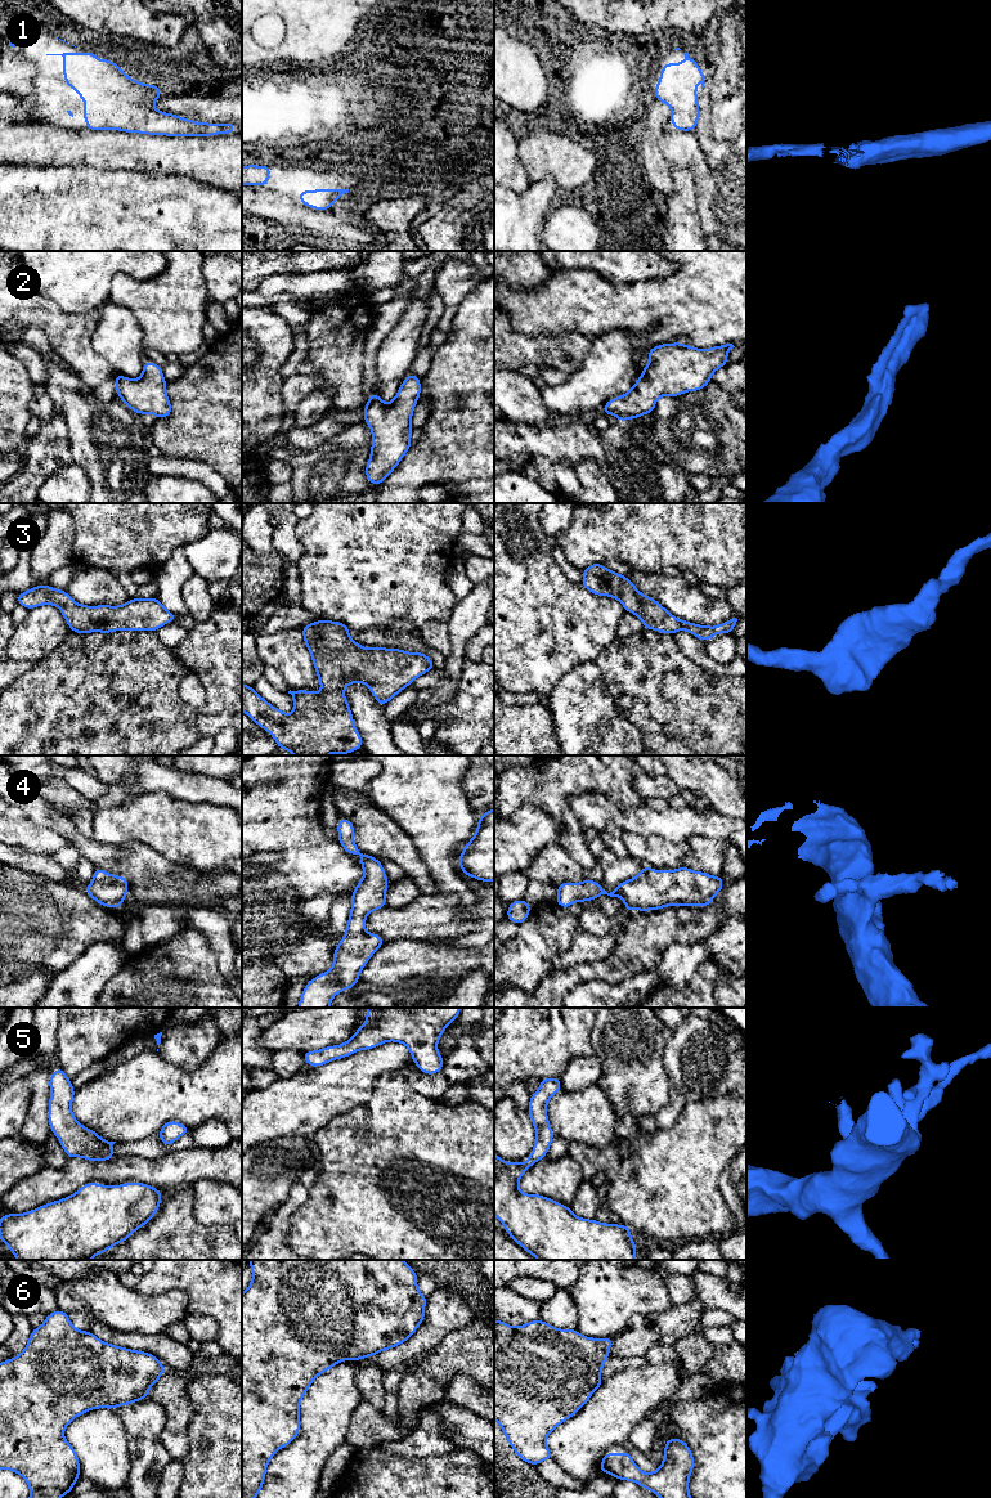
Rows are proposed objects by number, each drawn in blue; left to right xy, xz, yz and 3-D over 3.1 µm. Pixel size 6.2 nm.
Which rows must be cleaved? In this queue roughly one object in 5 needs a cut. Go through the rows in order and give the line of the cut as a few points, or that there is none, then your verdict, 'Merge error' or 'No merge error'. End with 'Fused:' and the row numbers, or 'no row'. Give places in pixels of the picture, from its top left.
1: No split. No merge error
2: No split. No merge error
3: No split. No merge error
4: No split. No merge error
5: No split. No merge error
6: No split. No merge error
Fused: no row

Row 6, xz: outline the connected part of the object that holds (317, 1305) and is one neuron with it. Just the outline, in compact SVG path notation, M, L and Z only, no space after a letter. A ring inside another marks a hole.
M248 1260L252 1281L242 1293L242 1498L261 1492L266 1466L277 1450L300 1434L300 1401L313 1381L342 1360L373 1356L405 1342L425 1320L427 1297L418 1291L414 1270L403 1260Z

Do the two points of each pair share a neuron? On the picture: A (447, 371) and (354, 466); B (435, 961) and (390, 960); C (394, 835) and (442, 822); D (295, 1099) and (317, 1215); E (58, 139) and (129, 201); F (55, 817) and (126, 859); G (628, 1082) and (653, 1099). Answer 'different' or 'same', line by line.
A: different
B: same
C: different
D: different
E: different
F: same
G: same

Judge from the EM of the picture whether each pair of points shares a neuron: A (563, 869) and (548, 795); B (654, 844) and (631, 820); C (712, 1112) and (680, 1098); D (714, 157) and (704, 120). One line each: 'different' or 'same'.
A: different
B: different
C: different
D: same

